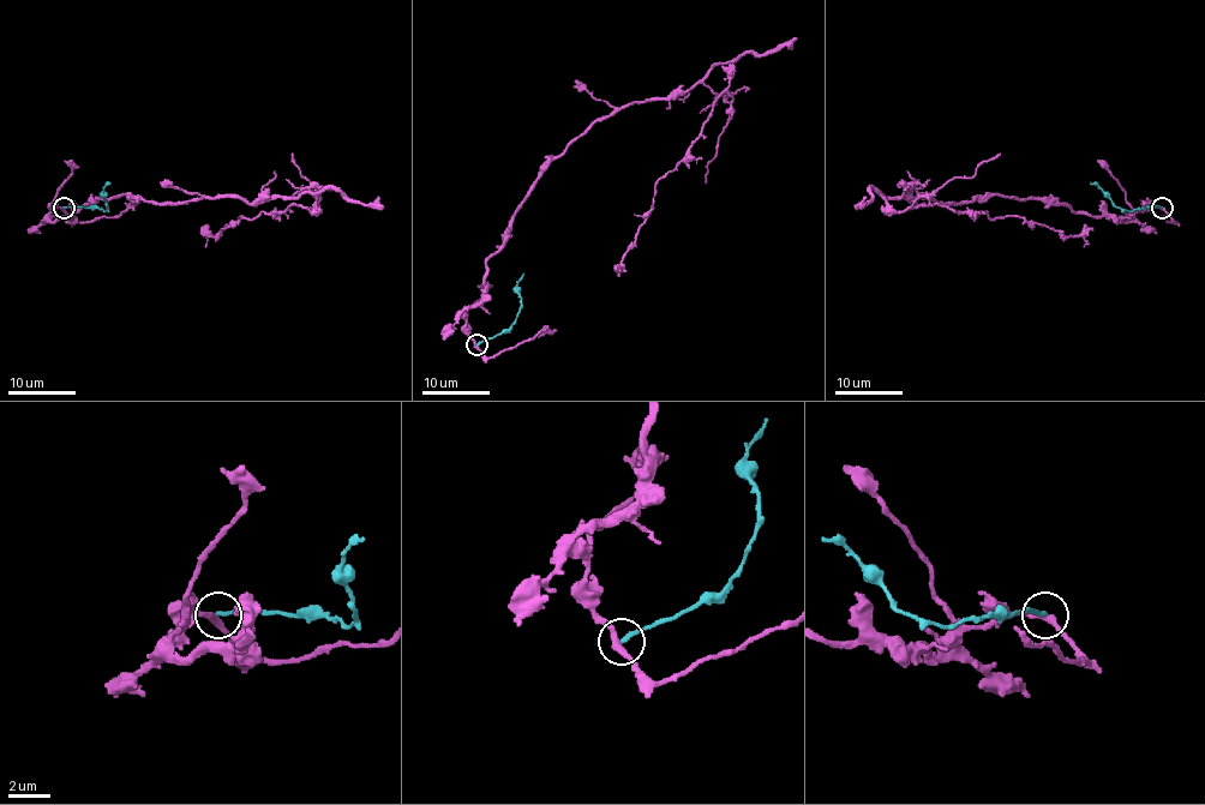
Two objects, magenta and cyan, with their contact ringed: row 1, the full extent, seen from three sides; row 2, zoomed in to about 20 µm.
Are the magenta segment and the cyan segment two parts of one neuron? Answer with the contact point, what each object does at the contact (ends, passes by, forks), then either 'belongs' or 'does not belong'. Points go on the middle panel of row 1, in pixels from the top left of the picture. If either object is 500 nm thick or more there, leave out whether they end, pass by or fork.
place (477, 344); magenta passes by; cyan ends; does not belong

